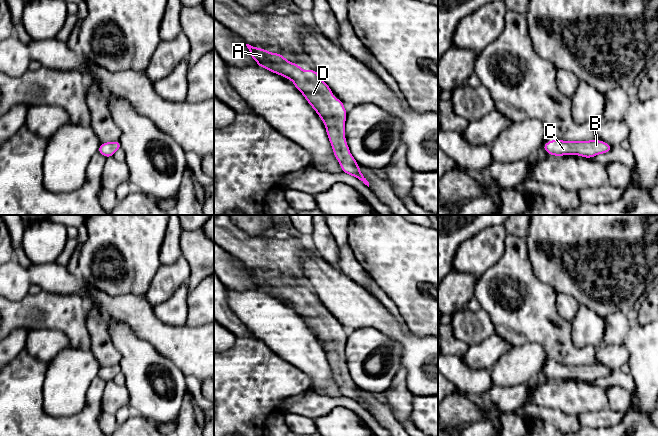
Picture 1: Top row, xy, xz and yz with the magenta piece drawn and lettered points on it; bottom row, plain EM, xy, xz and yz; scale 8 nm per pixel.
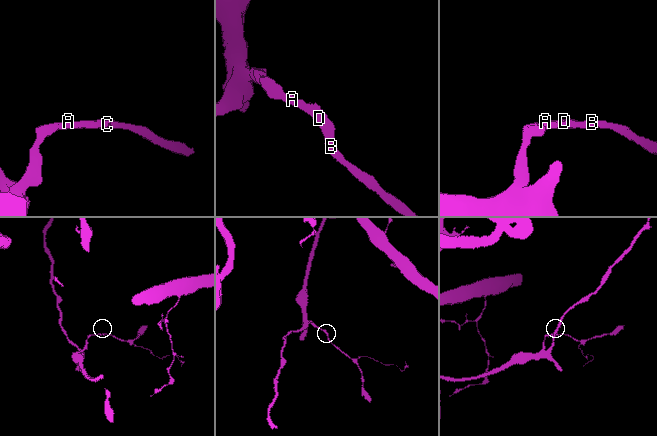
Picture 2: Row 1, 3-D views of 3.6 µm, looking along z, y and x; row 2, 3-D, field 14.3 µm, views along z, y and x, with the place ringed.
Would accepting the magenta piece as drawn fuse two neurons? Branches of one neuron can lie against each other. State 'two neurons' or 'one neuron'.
one neuron

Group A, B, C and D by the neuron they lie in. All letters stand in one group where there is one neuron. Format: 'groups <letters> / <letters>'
groups A B C D

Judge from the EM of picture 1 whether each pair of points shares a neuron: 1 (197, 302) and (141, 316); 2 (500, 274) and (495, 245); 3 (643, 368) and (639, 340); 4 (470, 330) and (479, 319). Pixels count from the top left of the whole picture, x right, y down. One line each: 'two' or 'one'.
1: two
2: two
3: one
4: one

